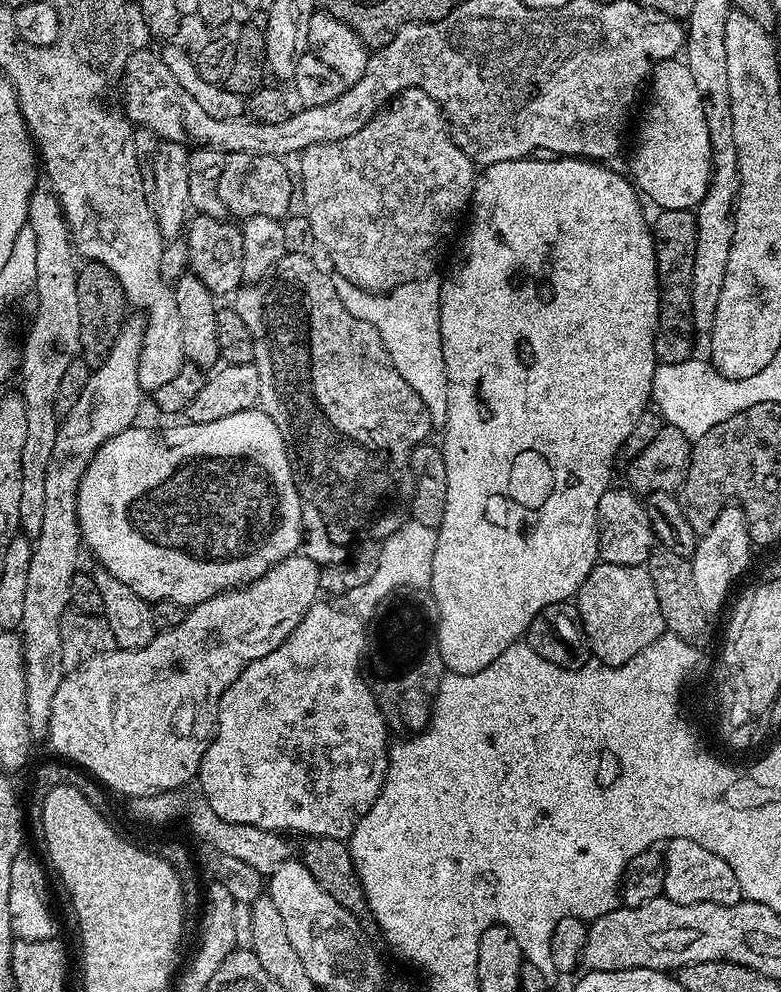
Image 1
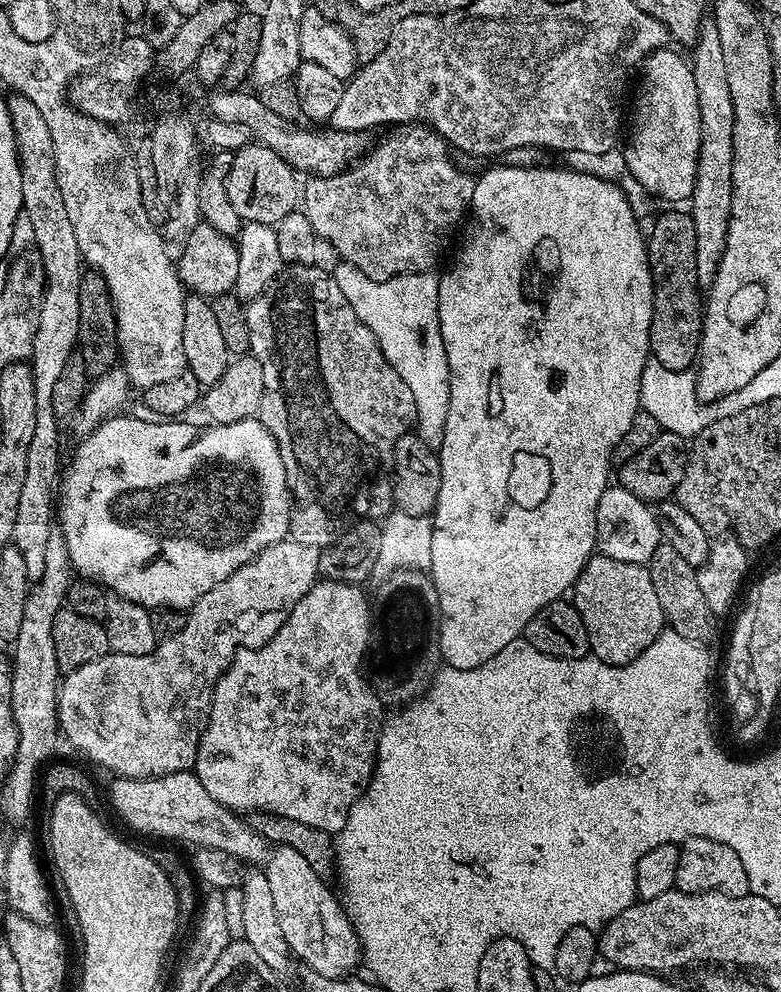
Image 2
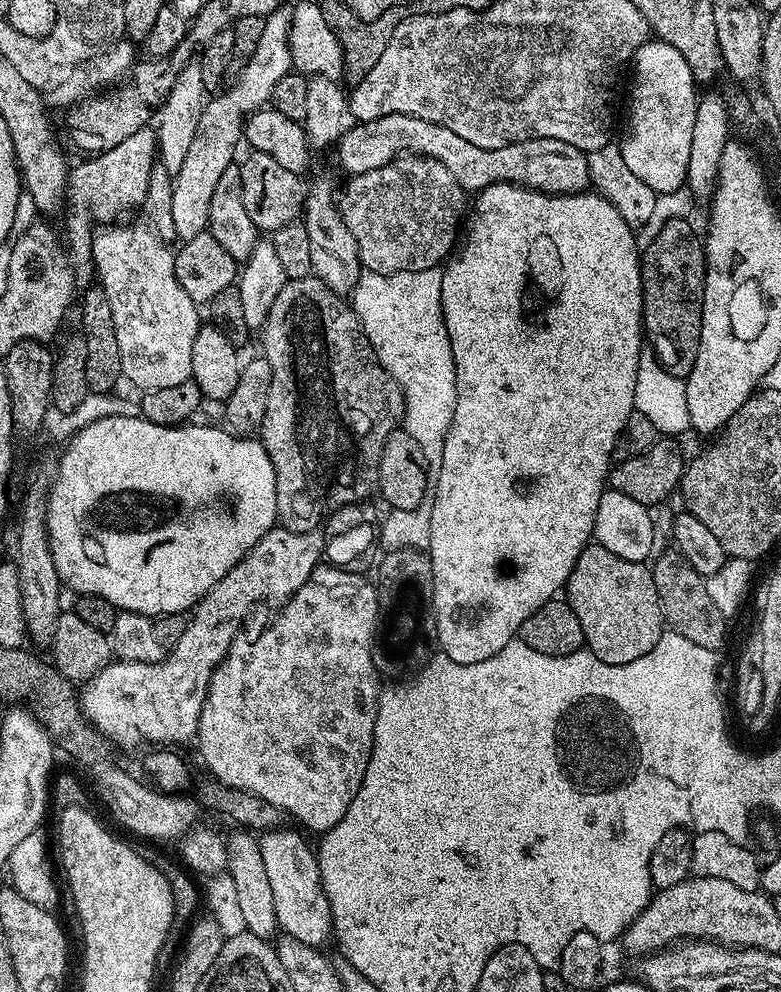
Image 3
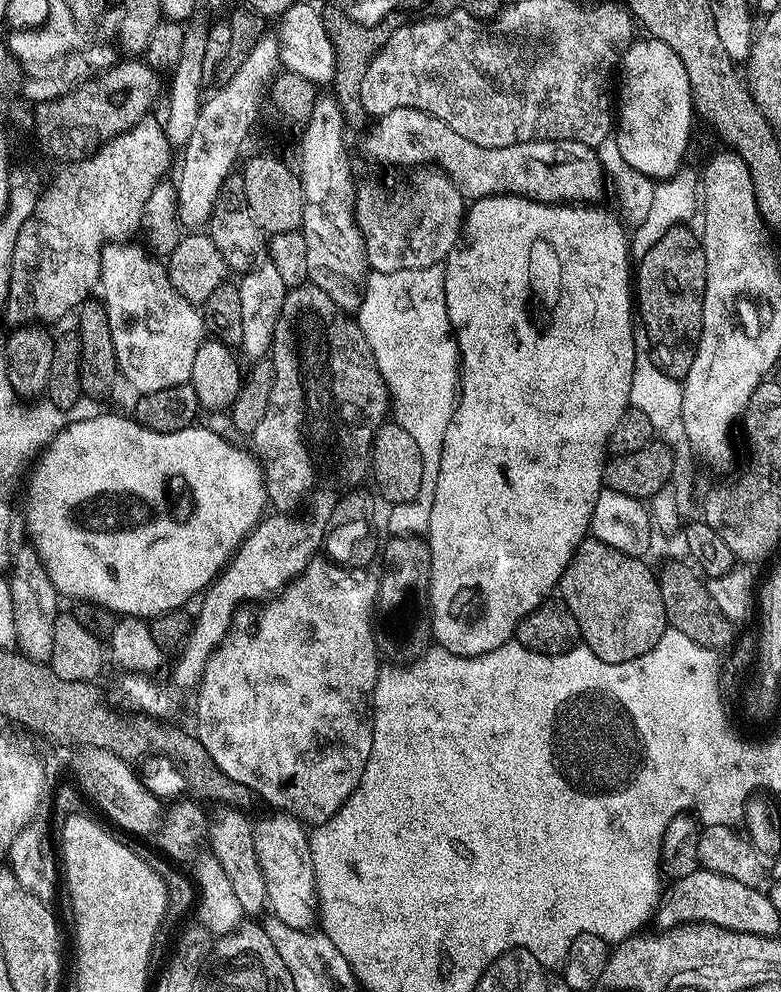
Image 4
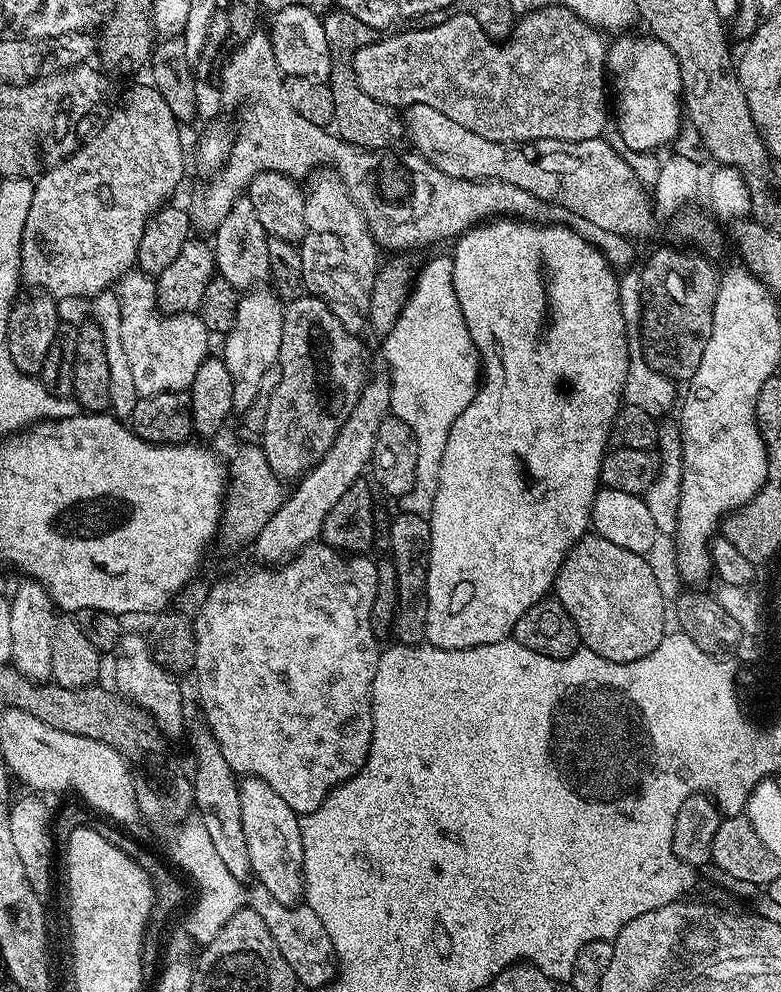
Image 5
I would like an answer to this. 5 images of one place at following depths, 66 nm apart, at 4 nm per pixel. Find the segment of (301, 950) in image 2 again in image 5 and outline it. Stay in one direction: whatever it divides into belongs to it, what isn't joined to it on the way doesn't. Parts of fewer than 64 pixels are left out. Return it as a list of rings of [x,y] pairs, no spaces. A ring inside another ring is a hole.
[[[246,776],[239,781],[240,805],[242,806],[242,831],[246,833],[246,850],[250,850],[250,866],[255,879],[279,904],[295,905],[304,891],[302,870],[301,817],[262,778]]]

